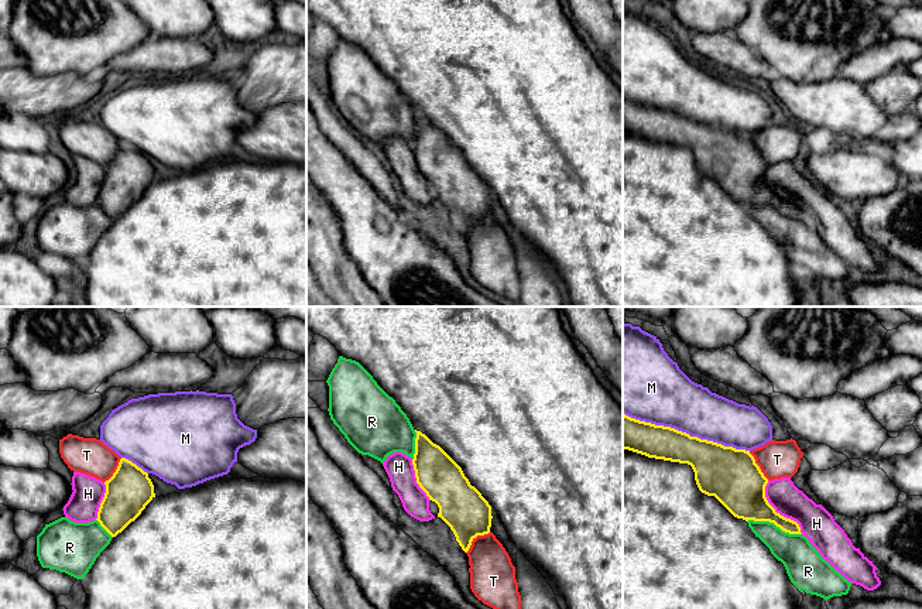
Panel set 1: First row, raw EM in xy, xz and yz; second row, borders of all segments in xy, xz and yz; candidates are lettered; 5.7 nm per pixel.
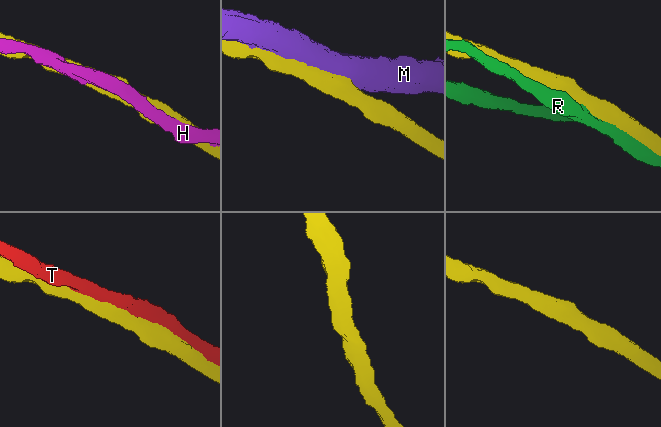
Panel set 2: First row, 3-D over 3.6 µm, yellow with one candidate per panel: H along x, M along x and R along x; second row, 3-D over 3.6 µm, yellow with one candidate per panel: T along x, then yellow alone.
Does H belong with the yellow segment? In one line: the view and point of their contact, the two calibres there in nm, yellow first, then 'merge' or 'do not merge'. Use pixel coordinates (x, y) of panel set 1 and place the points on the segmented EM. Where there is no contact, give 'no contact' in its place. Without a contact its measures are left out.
contact yz (775, 512); calibres 280 and 190 nm; merge

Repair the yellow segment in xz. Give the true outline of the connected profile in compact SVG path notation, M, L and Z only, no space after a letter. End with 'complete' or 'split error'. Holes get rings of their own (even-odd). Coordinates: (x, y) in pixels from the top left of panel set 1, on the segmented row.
M421 431L415 432L412 465L417 483L438 504L438 517L450 527L456 541L467 552L477 536L490 533L491 506L439 445Z | complete

